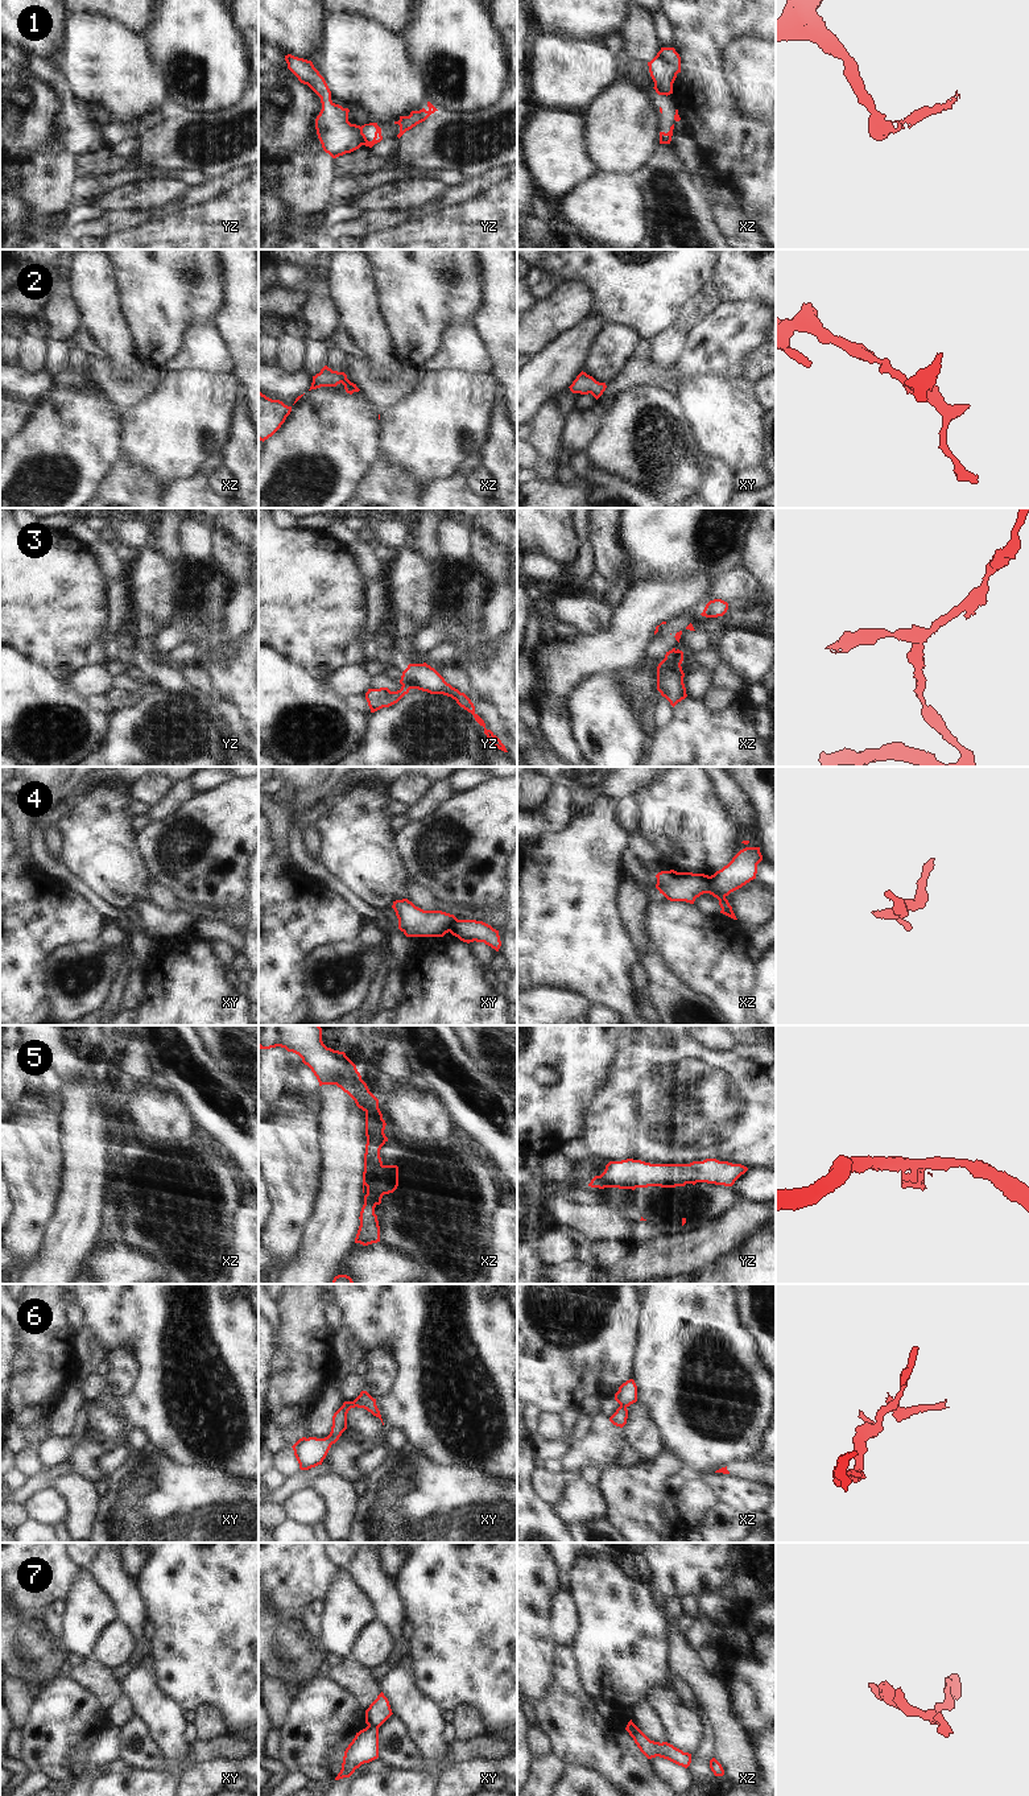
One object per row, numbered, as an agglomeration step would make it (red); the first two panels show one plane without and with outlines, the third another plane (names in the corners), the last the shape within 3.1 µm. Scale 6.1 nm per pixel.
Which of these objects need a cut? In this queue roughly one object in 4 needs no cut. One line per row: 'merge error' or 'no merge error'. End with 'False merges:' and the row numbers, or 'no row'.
1: merge error
2: no merge error
3: merge error
4: merge error
5: merge error
6: merge error
7: merge error
False merges: 1, 3, 4, 5, 6, 7

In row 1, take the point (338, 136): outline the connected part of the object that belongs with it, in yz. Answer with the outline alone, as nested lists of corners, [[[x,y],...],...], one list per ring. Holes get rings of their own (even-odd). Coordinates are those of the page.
[[[292,54],[285,55],[285,61],[298,80],[321,98],[322,110],[315,119],[315,129],[323,150],[336,158],[359,149],[363,145],[361,127],[348,121],[348,108],[331,100],[331,91],[313,62]]]

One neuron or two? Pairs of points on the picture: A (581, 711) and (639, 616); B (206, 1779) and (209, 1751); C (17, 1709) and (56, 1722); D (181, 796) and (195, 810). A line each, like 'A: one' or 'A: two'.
A: two
B: two
C: two
D: two

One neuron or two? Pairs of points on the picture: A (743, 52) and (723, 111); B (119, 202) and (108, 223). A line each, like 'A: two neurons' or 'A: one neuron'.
A: two neurons
B: two neurons

